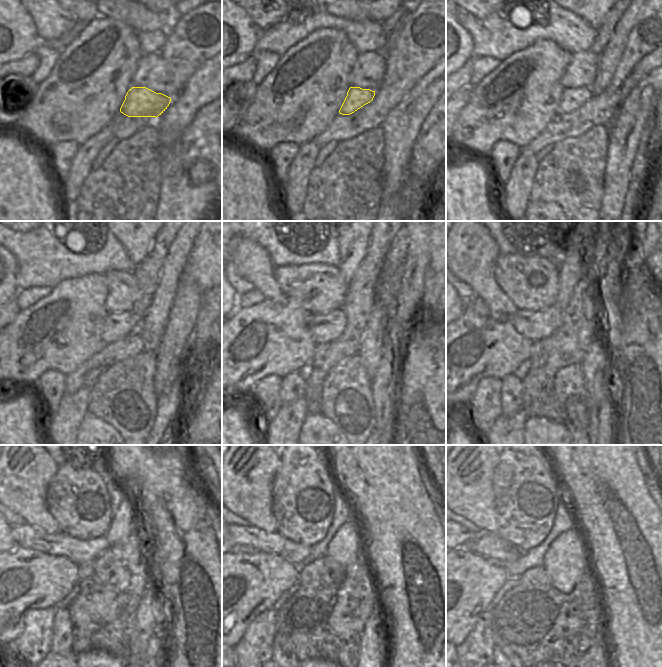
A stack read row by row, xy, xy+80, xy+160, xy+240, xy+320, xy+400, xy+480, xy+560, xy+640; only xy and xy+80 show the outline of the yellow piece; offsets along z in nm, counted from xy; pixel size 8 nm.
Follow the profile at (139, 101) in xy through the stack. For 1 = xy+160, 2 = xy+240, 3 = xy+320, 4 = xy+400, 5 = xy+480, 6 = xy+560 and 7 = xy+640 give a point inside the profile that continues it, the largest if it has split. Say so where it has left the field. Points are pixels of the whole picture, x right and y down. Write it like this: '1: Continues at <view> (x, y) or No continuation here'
1: Continues at xy+160 (572, 99)
2: Continues at xy+240 (117, 325)
3: Continues at xy+320 (324, 327)
4: Continues at xy+400 (535, 325)
5: Continues at xy+480 (78, 551)
6: Continues at xy+560 (297, 553)
7: Continues at xy+640 (466, 536).

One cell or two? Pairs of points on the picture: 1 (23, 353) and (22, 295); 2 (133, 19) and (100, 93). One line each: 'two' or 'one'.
1: two
2: two

